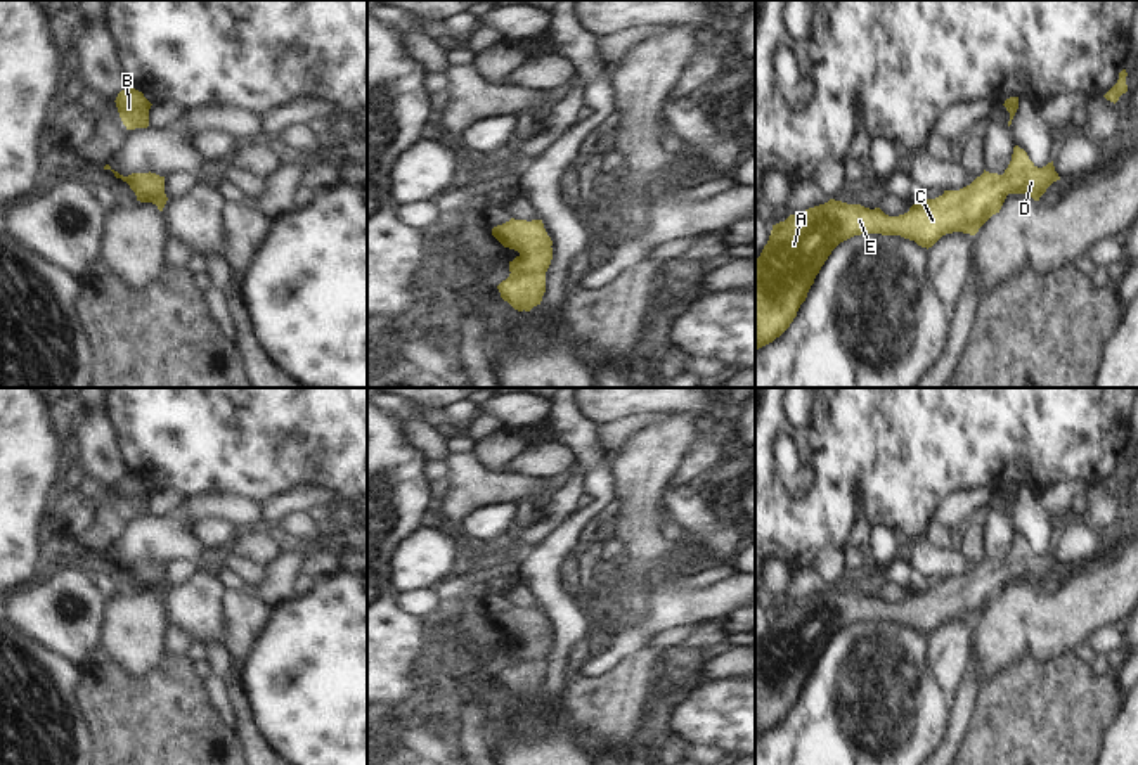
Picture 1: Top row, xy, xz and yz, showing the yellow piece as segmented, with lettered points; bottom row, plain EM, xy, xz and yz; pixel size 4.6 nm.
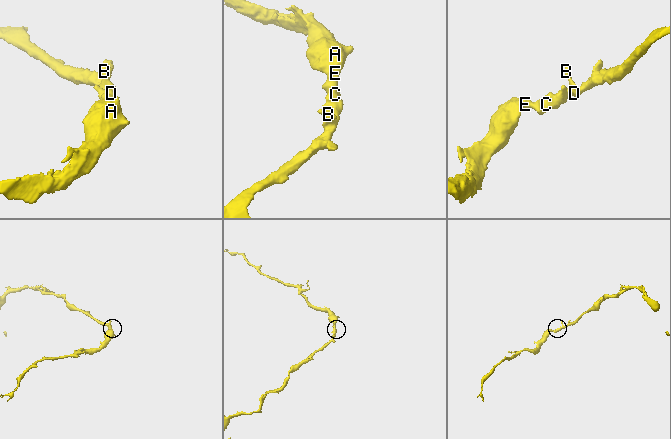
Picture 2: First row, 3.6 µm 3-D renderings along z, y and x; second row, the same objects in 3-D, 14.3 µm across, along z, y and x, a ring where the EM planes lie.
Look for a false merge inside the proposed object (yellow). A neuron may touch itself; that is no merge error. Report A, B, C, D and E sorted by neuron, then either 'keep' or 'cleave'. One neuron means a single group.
A B C D E | keep

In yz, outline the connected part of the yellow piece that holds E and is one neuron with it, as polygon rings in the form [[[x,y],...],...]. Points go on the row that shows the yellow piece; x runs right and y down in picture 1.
[[[1015,145],[1003,175],[984,170],[970,185],[921,199],[899,216],[835,199],[790,215],[773,225],[755,260],[755,351],[790,327],[816,275],[840,242],[861,234],[882,234],[901,235],[928,249],[946,234],[975,235],[999,213],[1008,194],[1027,194],[1039,201],[1057,180],[1053,161],[1038,168]]]

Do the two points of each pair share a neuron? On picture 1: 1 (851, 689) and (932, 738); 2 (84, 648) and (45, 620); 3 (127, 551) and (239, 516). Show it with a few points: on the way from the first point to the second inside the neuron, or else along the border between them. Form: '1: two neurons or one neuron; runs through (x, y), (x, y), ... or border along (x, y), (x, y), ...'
1: one neuron; runs through (872, 710), (911, 722)
2: one neuron; runs through (75, 639), (54, 620)
3: one neuron; runs through (155, 537), (163, 537), (193, 509), (212, 509)

